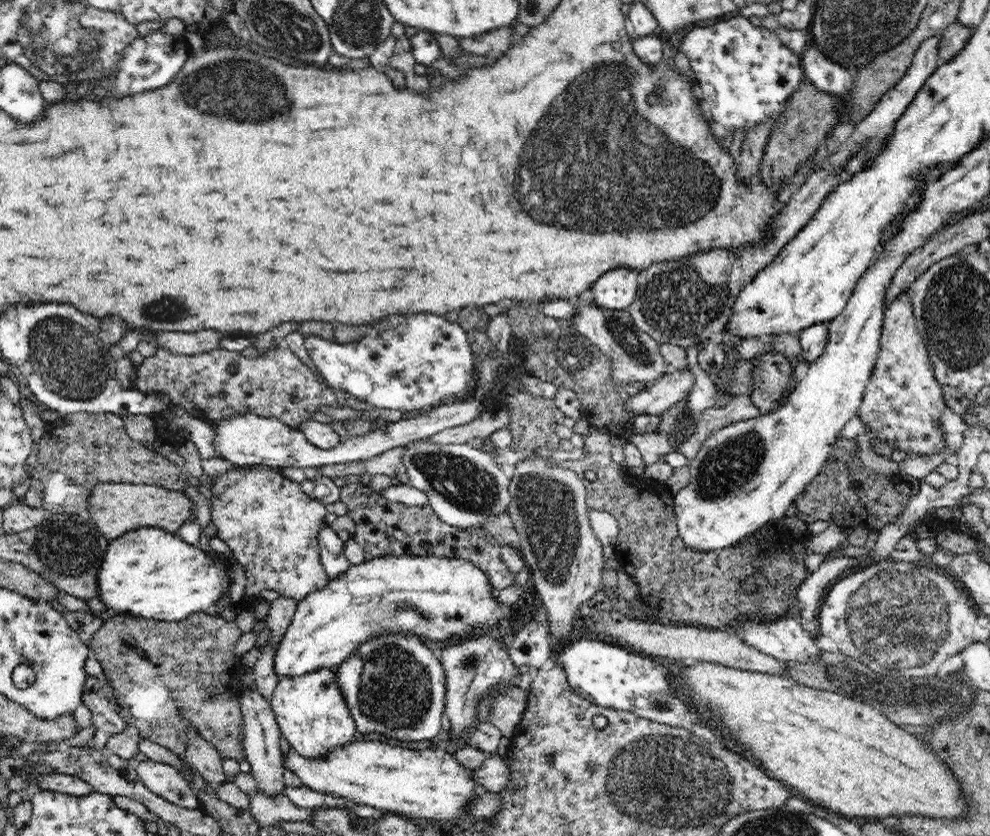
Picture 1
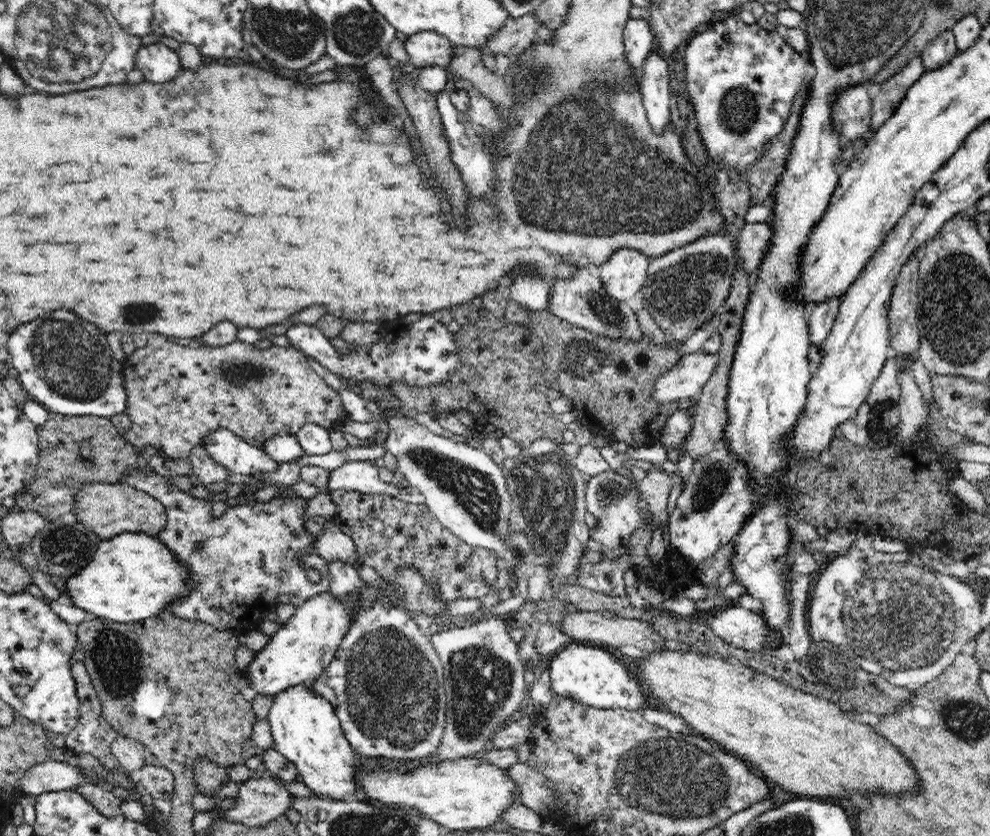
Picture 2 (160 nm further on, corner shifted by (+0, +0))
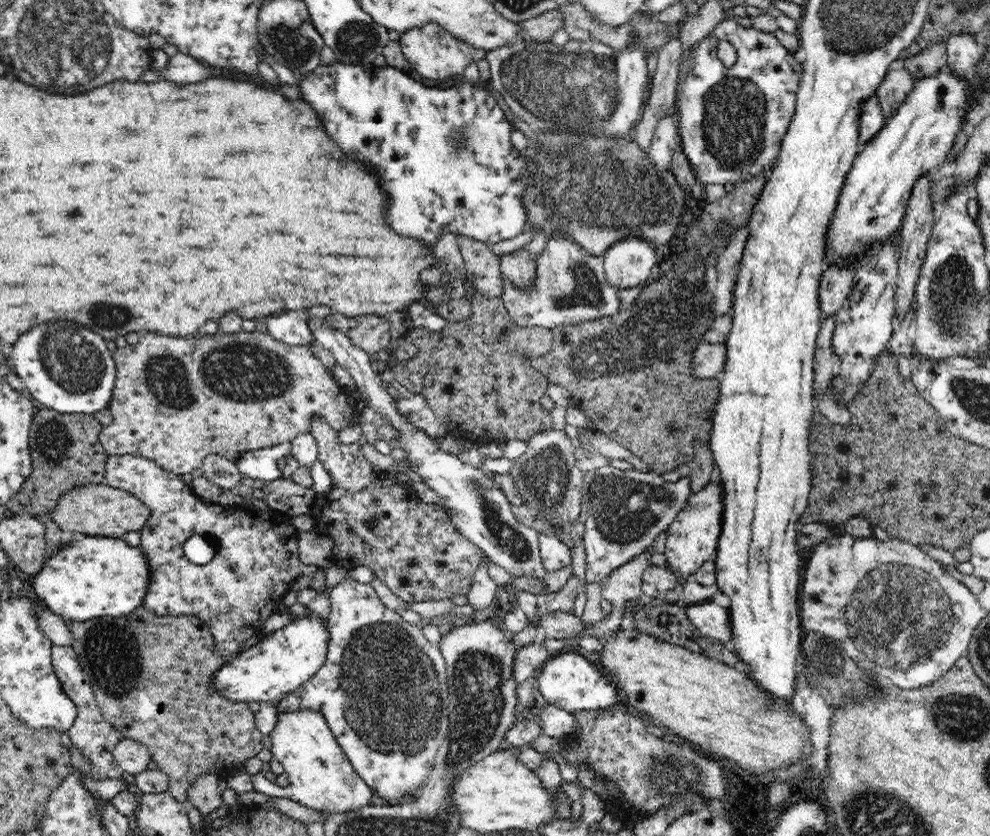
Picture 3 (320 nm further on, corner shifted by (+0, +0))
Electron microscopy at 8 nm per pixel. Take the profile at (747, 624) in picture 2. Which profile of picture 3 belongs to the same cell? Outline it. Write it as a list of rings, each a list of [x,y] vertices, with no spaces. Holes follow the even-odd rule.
[[[713,602],[696,603],[684,606],[690,622],[710,639],[729,645],[732,640],[731,614],[729,608]]]

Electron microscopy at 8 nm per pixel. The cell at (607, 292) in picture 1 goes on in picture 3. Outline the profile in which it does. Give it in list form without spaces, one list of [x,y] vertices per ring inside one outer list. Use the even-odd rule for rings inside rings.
[[[626,238],[603,254],[604,274],[616,290],[642,286],[655,276],[656,248],[640,238]]]

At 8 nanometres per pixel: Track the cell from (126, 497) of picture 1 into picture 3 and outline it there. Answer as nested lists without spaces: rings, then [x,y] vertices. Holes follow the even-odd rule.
[[[103,483],[84,485],[69,490],[58,500],[56,508],[50,512],[51,521],[54,521],[62,532],[70,535],[79,532],[87,536],[120,537],[129,532],[140,532],[152,518],[152,512],[139,497],[124,489],[112,488]]]

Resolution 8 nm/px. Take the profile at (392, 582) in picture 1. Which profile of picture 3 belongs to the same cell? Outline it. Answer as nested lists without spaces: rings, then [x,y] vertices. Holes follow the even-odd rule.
[[[305,613],[304,618],[294,619],[292,624],[268,634],[262,635],[261,641],[248,650],[238,653],[232,662],[220,668],[214,674],[214,685],[220,689],[224,697],[232,701],[243,702],[276,702],[284,695],[294,692],[300,688],[311,676],[314,676],[323,666],[328,654],[328,644],[330,642],[330,627],[328,622],[324,624],[322,618],[318,618],[319,613]]]

